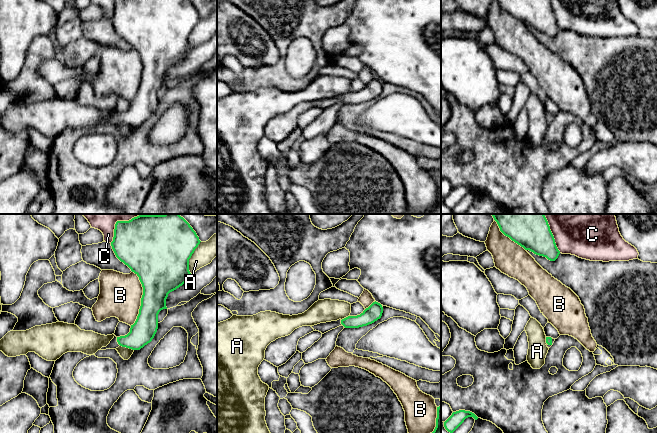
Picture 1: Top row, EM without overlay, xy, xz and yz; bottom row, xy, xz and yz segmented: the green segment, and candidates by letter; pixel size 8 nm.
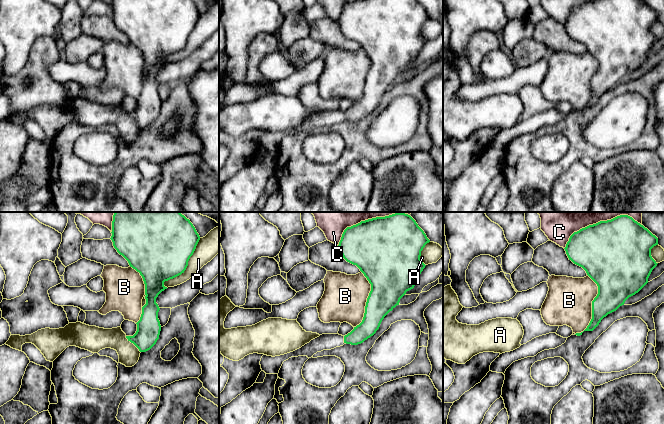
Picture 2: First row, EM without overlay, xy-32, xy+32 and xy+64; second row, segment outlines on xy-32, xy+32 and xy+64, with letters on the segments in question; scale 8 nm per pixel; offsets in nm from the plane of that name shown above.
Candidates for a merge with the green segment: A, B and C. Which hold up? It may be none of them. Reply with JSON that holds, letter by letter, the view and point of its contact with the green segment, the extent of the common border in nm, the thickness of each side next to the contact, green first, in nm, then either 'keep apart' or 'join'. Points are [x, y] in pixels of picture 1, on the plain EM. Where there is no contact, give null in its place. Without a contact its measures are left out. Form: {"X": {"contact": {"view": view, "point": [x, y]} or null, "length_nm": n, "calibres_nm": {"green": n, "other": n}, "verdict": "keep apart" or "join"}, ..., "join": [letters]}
{"A": {"contact": {"view": "xy", "point": [190, 33]}, "length_nm": 280, "calibres_nm": {"green": 480, "other": 160}, "verdict": "keep apart"}, "B": {"contact": {"view": "xy", "point": [141, 75]}, "length_nm": 440, "calibres_nm": {"green": 320, "other": 340}, "verdict": "keep apart"}, "C": {"contact": {"view": "yz", "point": [553, 14]}, "length_nm": 260, "calibres_nm": {"green": 240, "other": 280}, "verdict": "keep apart"}, "join": []}

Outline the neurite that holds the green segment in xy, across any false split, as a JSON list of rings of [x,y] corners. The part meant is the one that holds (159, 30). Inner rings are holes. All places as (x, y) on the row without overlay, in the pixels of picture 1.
[[[115,0],[114,13],[111,18],[116,33],[127,41],[138,53],[143,63],[139,90],[130,108],[125,112],[114,114],[106,123],[100,126],[116,125],[119,122],[132,126],[140,126],[150,119],[158,105],[158,90],[167,85],[166,75],[168,70],[182,62],[190,53],[189,35],[200,20],[199,13],[190,0]]]

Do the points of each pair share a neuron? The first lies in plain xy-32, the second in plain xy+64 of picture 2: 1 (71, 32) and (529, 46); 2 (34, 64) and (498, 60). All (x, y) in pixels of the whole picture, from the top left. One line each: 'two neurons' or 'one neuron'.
1: two neurons
2: two neurons

